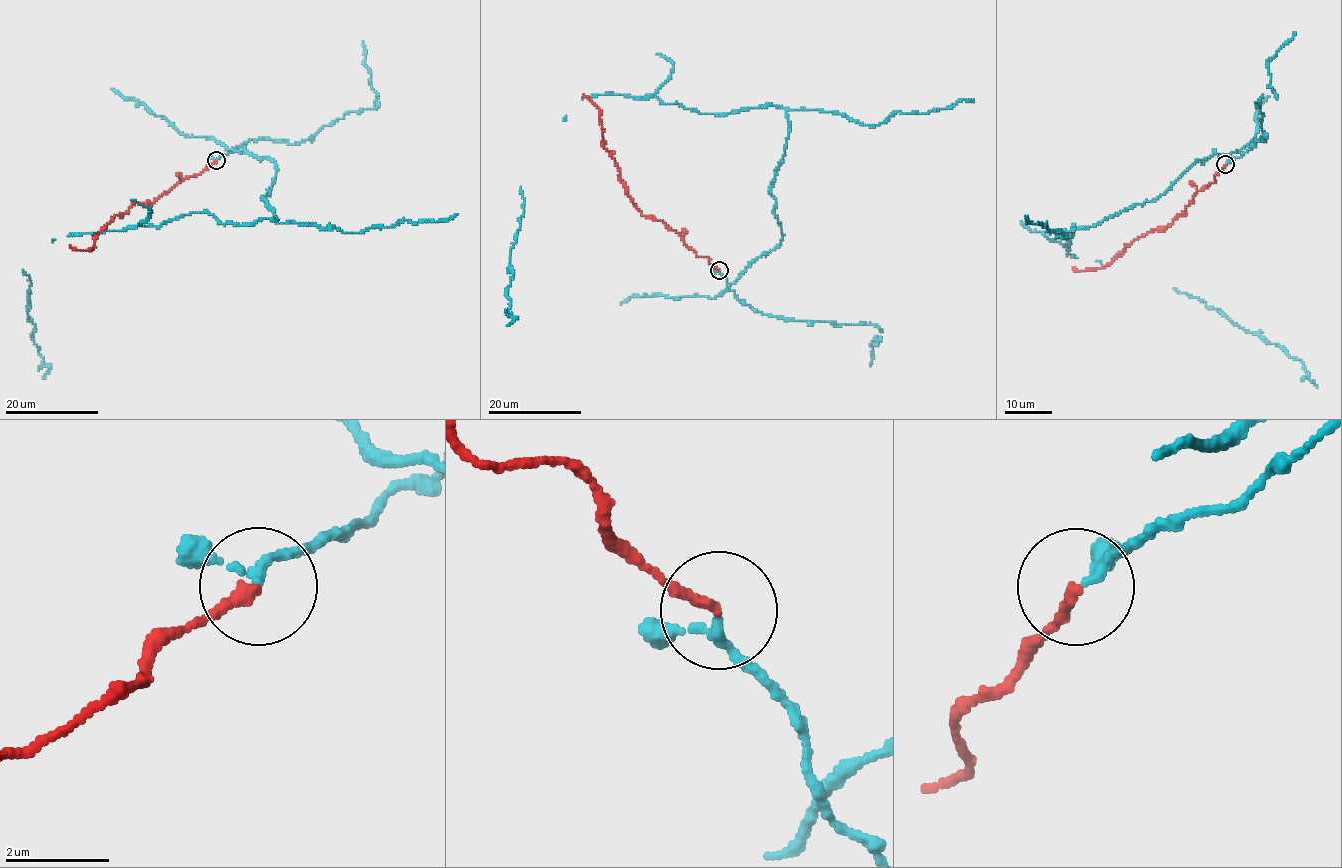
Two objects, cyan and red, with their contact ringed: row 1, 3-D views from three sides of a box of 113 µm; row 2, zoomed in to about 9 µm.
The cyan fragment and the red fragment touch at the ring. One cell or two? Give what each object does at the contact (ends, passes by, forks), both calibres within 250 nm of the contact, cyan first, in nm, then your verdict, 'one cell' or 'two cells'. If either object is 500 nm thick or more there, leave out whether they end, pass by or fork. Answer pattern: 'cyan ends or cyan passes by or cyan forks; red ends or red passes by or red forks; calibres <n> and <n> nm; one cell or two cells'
cyan passes by; red ends; calibres 140 and 200 nm; one cell

